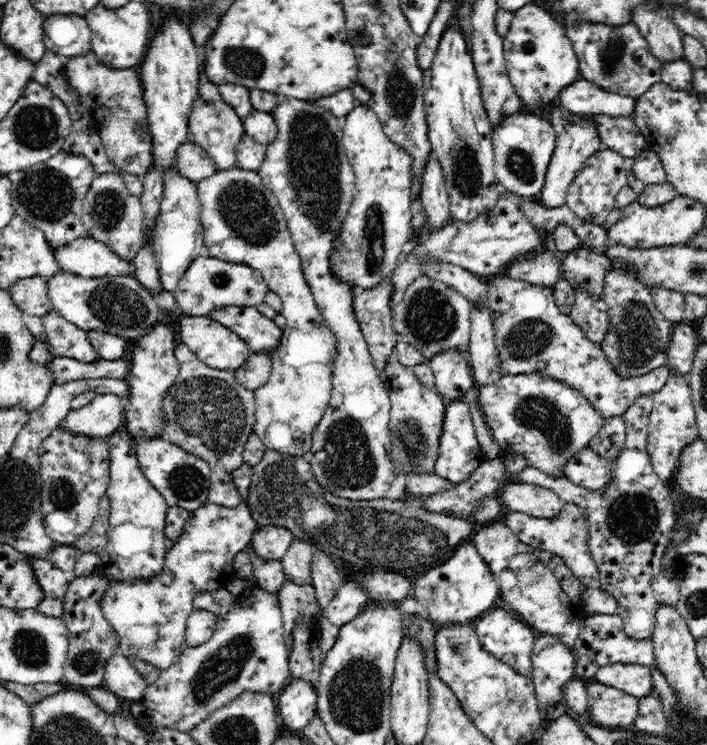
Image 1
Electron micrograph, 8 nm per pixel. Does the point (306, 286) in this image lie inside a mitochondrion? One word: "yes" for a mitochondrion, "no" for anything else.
no

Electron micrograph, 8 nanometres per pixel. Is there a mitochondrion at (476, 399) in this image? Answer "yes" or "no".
no

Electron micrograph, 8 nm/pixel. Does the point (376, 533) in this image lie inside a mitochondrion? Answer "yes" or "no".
yes

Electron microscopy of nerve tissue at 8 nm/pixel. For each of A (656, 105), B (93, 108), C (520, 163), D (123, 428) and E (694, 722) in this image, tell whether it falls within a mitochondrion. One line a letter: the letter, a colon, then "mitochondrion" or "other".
A: other
B: other
C: mitochondrion
D: other
E: other

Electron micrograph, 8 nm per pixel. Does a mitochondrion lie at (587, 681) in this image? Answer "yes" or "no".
no

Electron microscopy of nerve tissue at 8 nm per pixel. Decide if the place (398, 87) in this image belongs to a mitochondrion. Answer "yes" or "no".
yes

